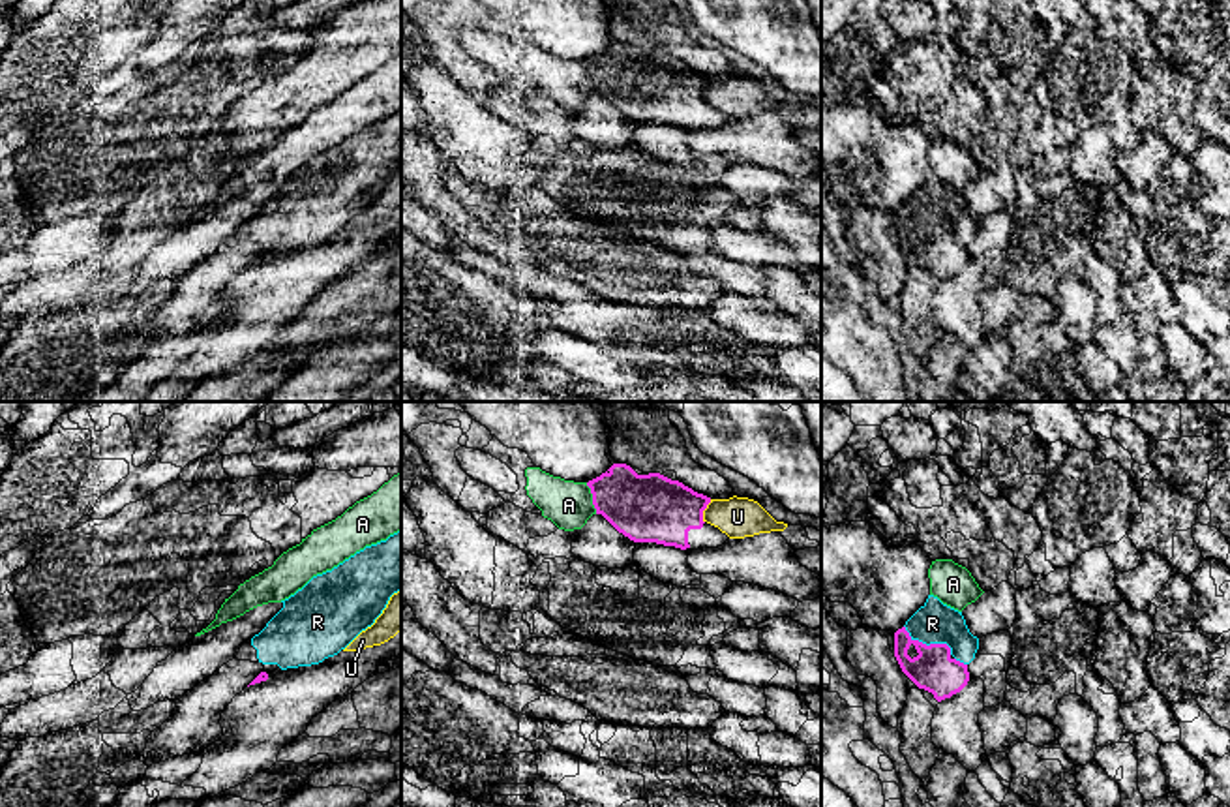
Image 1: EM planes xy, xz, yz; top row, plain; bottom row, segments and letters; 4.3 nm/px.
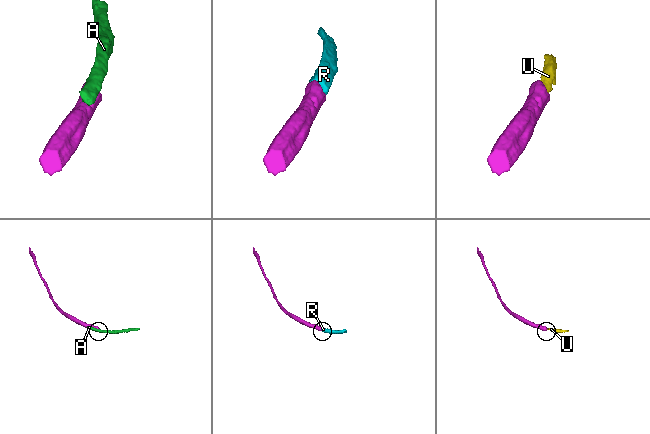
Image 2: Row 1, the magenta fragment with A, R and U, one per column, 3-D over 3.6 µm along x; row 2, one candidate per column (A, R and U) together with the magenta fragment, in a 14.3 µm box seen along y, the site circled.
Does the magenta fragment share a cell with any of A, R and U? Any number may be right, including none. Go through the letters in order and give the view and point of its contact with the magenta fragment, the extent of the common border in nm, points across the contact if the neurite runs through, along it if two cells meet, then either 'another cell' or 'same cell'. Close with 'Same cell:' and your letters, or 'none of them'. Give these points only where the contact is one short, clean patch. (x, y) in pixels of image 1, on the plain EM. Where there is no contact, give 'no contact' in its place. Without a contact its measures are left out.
A: meets magenta in xz at (593, 77); contact 140 nm long; another cell
R: meets magenta in yz at (930, 224); contact 240 nm long; runs through yz (934, 250), (930, 224), (932, 203); same cell
U: meets magenta in xz at (704, 89); contact 110 nm long; border along xz (711, 79), (704, 91), (704, 102); another cell
Same cell: R

